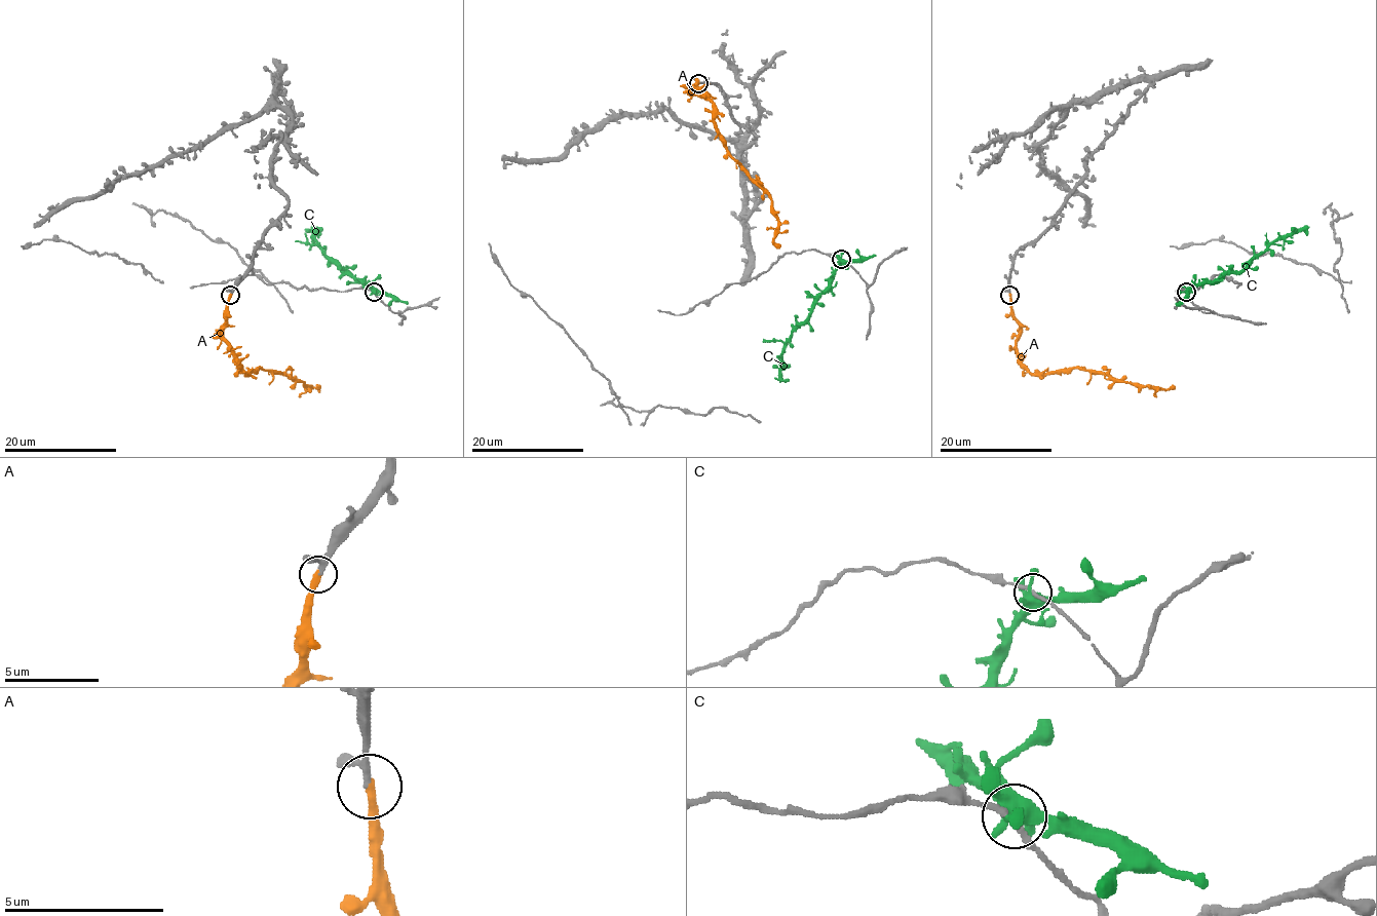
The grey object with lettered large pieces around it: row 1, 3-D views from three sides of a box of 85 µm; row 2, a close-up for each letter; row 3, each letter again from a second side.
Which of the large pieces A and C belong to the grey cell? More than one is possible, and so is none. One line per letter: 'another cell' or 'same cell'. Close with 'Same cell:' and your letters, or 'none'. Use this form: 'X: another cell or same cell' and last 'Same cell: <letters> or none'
A: same cell
C: another cell
Same cell: A

